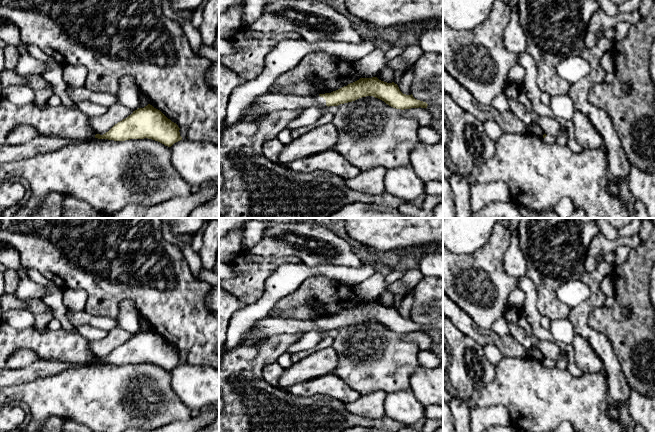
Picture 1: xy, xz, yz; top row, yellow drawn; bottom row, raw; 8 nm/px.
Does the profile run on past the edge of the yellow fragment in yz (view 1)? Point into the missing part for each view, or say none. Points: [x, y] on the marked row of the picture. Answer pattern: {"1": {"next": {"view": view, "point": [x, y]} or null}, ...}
{"1": {"next": {"view": "yz", "point": [549, 139]}}}

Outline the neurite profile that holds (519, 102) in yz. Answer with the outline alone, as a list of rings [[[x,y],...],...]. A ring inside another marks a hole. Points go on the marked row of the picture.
[[[505,82],[503,93],[508,97],[510,110],[527,126],[527,132],[543,138],[543,131],[537,125],[536,114],[525,91],[524,84]]]

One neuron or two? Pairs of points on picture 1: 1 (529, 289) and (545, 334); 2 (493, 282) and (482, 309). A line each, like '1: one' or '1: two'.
1: one
2: one

